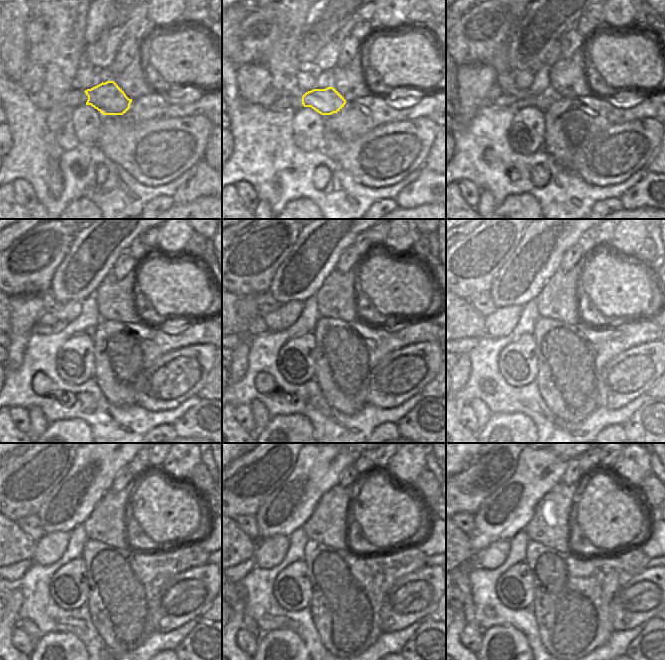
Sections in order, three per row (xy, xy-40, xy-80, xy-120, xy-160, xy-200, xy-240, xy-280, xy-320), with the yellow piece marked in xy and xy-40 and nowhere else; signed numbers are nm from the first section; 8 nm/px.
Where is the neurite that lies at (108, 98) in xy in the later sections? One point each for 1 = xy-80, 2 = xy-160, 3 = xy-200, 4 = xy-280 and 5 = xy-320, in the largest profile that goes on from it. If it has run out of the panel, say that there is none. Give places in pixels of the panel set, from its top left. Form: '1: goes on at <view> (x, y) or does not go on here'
1: goes on at xy-80 (505, 81)
2: goes on at xy-160 (266, 303)
3: goes on at xy-200 (482, 302)
4: goes on at xy-280 (247, 523)
5: goes on at xy-320 (466, 520)

